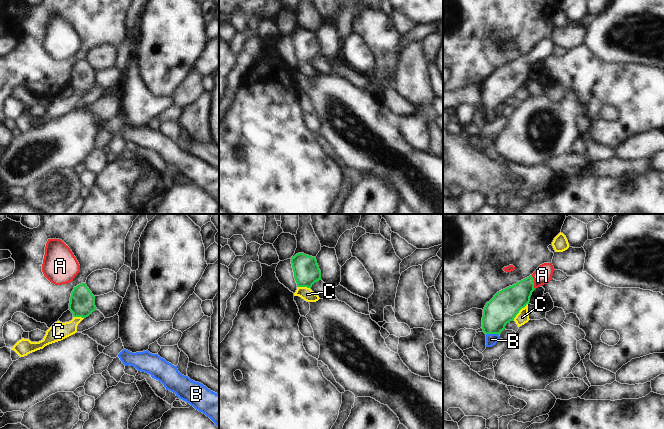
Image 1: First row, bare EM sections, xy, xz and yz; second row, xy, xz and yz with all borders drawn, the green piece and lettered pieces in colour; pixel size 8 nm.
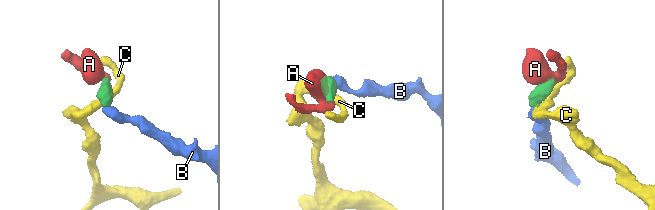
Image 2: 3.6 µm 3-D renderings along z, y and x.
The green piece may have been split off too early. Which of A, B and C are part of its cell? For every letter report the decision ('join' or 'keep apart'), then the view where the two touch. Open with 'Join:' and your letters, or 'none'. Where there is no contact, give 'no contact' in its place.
Join: A, B
A: join | yz
B: join | yz
C: keep apart | yz

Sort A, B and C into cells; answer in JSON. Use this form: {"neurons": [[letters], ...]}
{"neurons": [["A", "B"], ["C"]]}

